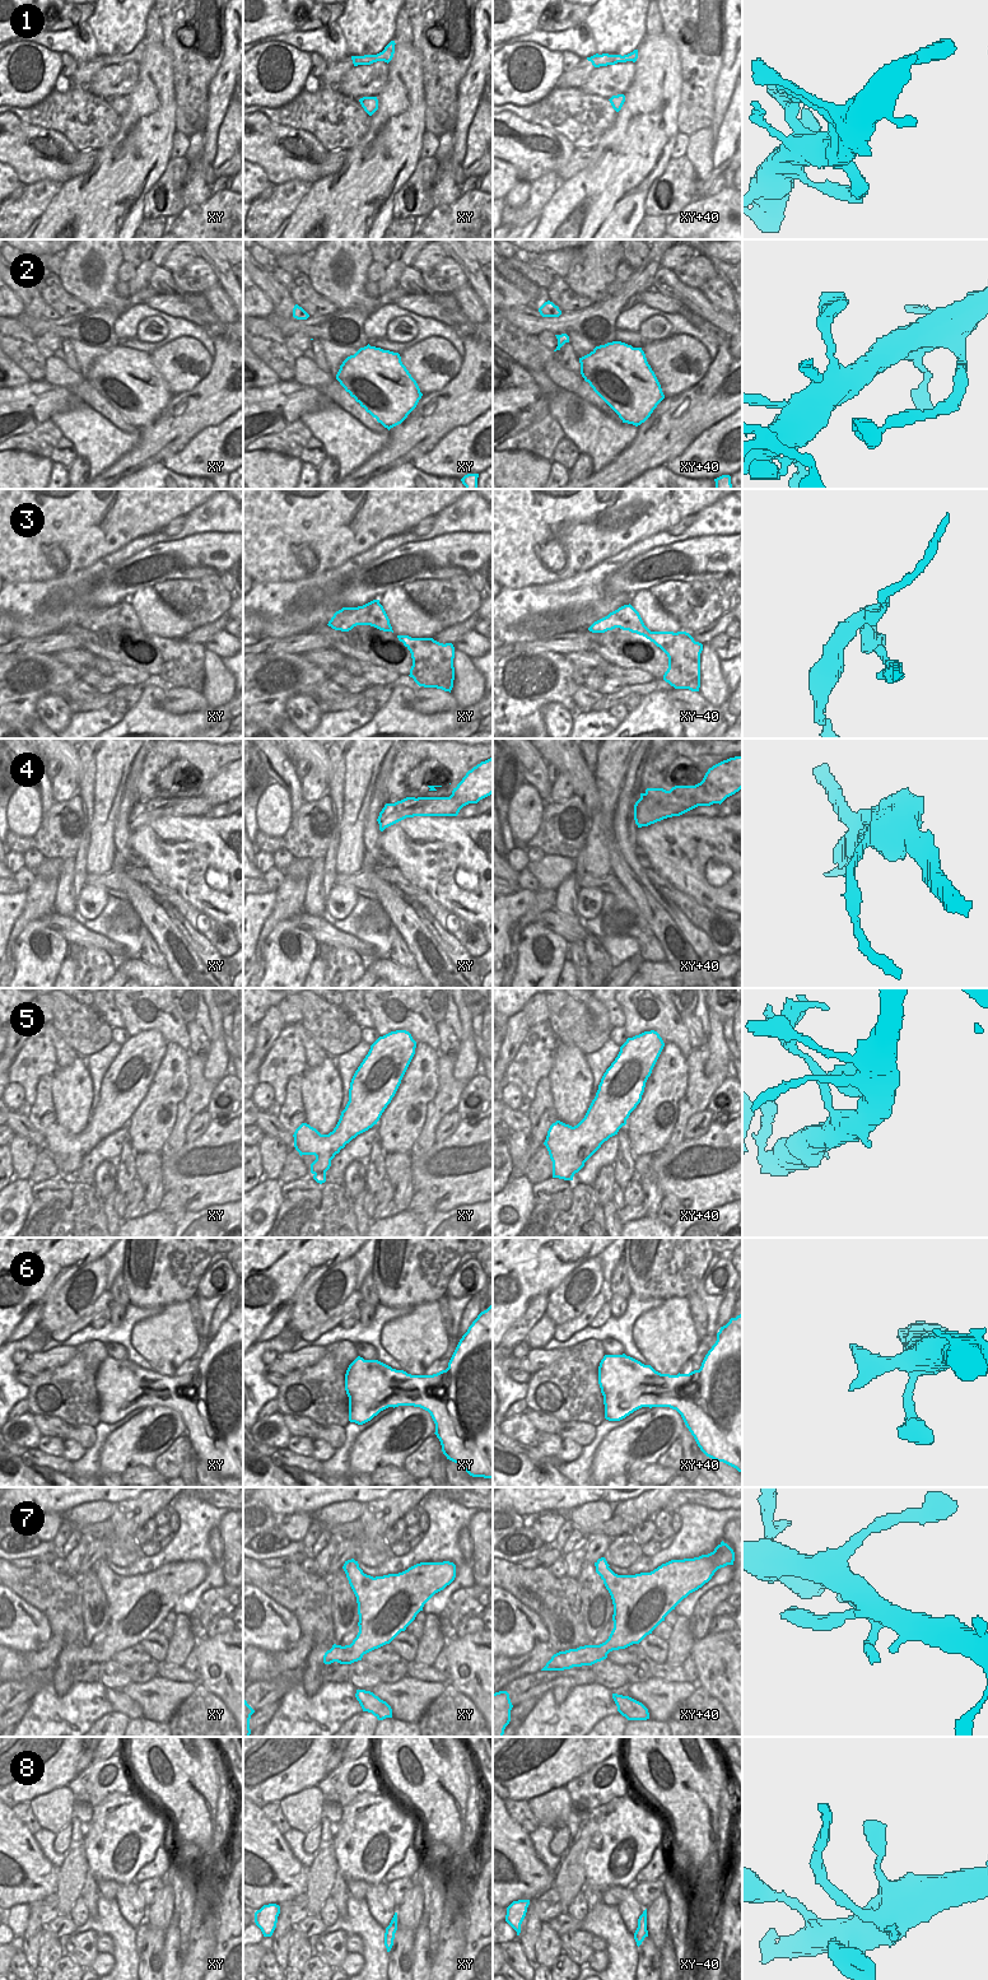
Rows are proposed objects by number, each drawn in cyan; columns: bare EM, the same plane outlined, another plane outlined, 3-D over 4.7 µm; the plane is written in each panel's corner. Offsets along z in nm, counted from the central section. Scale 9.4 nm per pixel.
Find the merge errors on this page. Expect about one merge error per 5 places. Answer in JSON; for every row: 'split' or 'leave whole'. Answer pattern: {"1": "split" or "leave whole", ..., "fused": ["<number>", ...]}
{"1": "leave whole", "2": "leave whole", "3": "split", "4": "split", "5": "split", "6": "leave whole", "7": "leave whole", "8": "leave whole", "fused": ["3", "4", "5"]}

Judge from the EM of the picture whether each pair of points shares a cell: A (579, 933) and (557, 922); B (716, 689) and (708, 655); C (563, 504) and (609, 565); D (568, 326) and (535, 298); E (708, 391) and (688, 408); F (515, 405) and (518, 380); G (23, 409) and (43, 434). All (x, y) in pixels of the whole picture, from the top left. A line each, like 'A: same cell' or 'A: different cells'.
A: same cell
B: same cell
C: different cells
D: different cells
E: same cell
F: different cells
G: different cells

